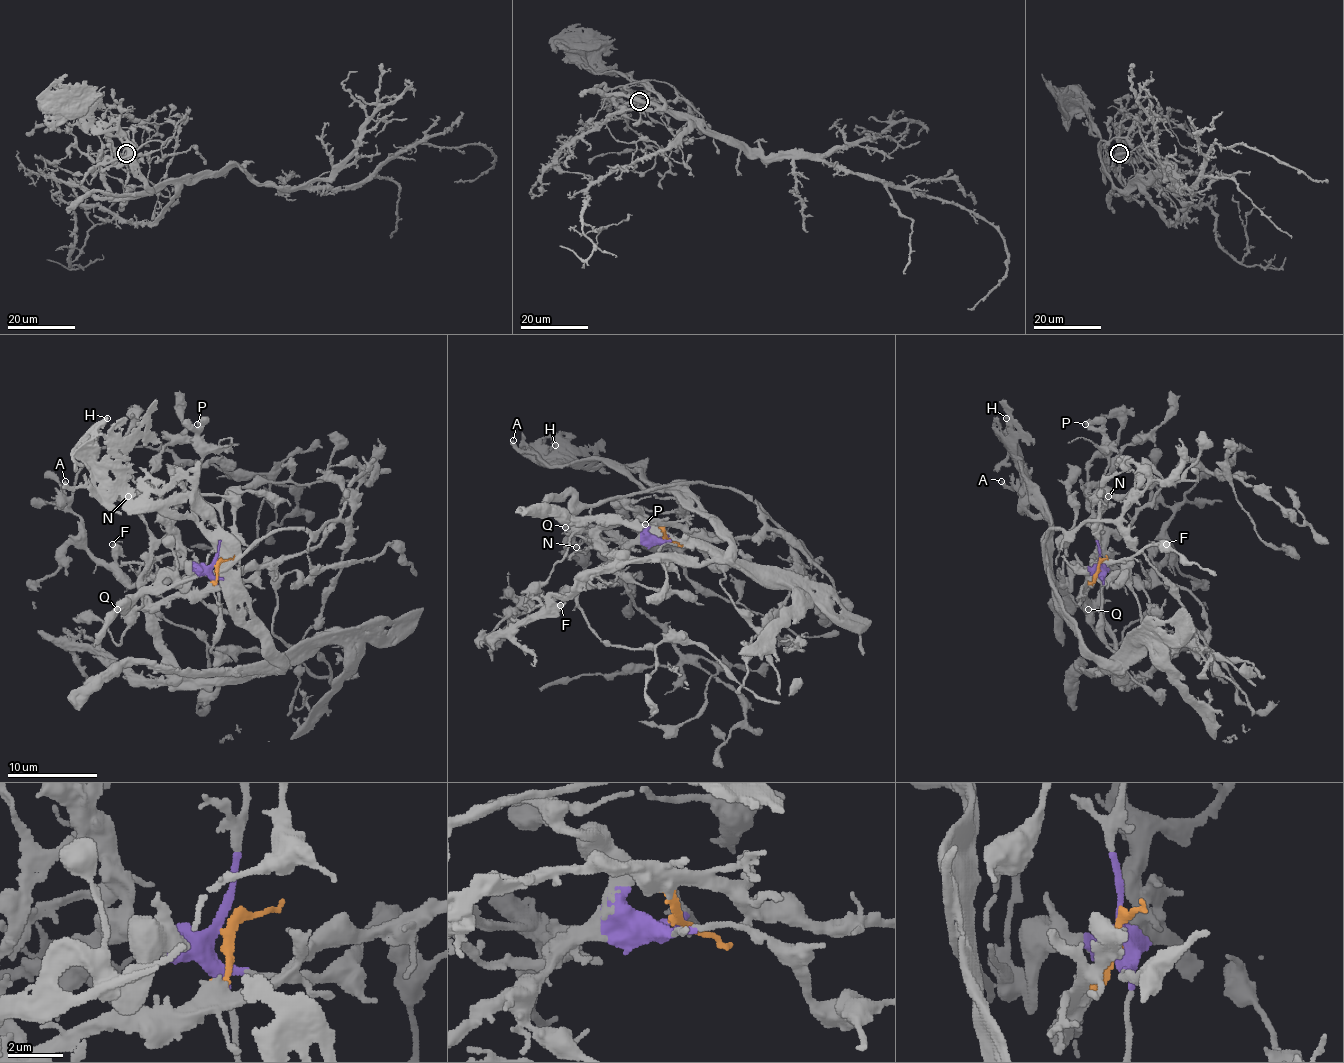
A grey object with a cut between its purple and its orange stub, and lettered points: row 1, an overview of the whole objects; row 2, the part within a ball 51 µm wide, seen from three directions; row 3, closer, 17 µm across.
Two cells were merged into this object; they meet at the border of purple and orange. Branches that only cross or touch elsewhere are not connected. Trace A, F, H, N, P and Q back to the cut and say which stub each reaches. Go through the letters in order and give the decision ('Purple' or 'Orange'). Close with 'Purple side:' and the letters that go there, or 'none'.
A: Orange
F: Purple
H: Orange
N: Purple
P: Purple
Q: Orange
Purple side: F, N, P

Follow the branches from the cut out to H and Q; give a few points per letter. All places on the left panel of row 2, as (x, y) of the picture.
H: (216, 563), (151, 615), (160, 649), (189, 675), (267, 675), (281, 655), (222, 550), (99, 456), (108, 417)
Q: (216, 563), (216, 579), (200, 590), (180, 590), (148, 606), (117, 608)

